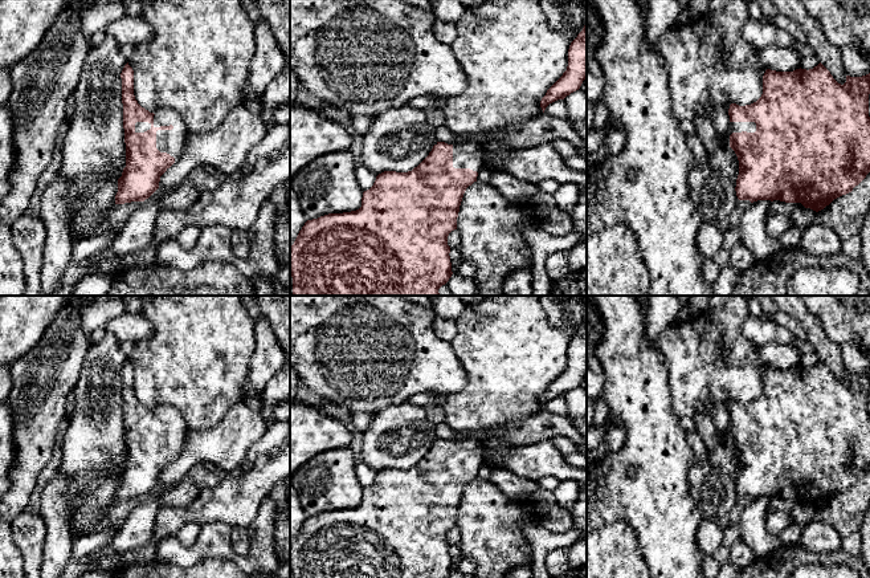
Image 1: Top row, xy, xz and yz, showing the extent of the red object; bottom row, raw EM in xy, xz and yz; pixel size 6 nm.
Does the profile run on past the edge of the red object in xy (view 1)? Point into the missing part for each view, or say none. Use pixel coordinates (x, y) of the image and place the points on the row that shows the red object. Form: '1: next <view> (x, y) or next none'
1: next xy (172, 142)

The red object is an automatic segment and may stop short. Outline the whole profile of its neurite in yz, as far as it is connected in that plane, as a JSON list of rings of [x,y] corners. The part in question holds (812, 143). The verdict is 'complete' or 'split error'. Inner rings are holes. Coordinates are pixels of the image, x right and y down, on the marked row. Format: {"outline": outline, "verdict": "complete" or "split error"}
{"outline": [[[820,62],[813,69],[796,69],[793,72],[776,72],[767,69],[763,76],[763,94],[761,97],[746,106],[731,103],[728,109],[730,115],[730,147],[735,151],[739,160],[739,175],[736,179],[736,196],[739,200],[780,200],[785,203],[801,203],[805,208],[816,212],[824,209],[834,199],[846,195],[858,186],[870,172],[870,117],[869,117],[869,94],[870,94],[870,73],[862,77],[846,76],[844,85],[838,84],[830,72]]], "verdict": "split error"}

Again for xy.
{"outline": [[[128,62],[121,78],[126,167],[118,179],[115,204],[148,199],[159,188],[160,176],[180,159],[189,133],[177,111],[160,109],[154,114],[138,103]]], "verdict": "split error"}

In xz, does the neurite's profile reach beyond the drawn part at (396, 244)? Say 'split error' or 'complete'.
split error

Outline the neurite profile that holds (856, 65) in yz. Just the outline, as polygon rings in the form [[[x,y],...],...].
[[[842,48],[841,61],[846,74],[850,77],[862,77],[870,73],[870,64],[854,48]]]

